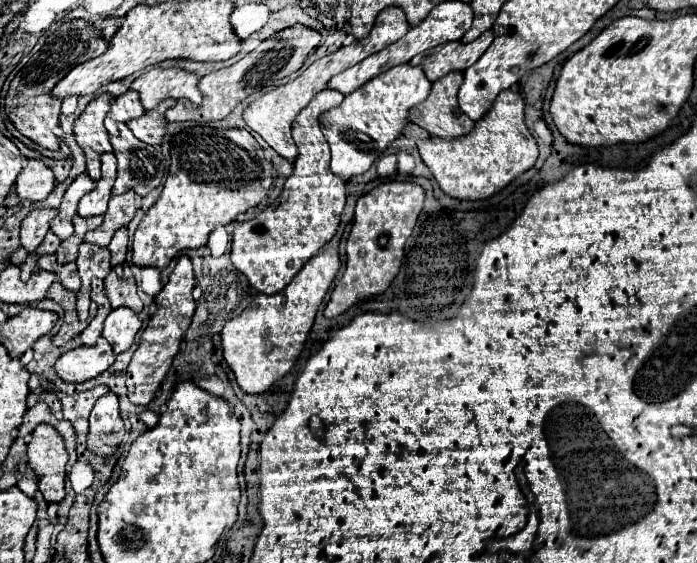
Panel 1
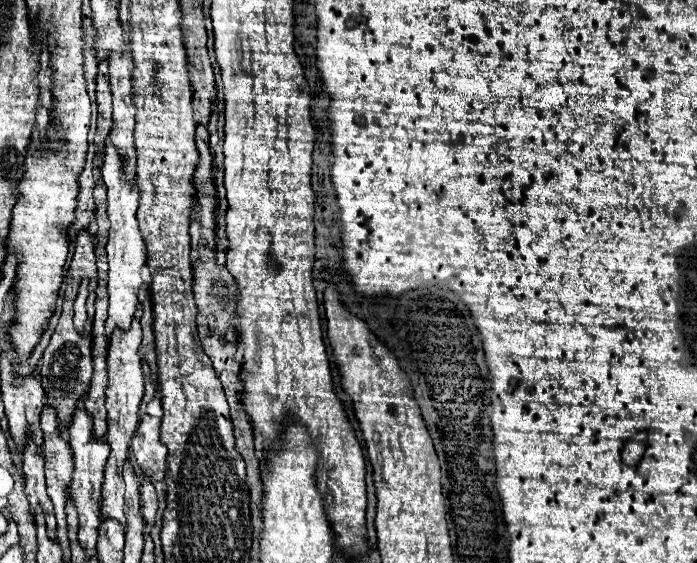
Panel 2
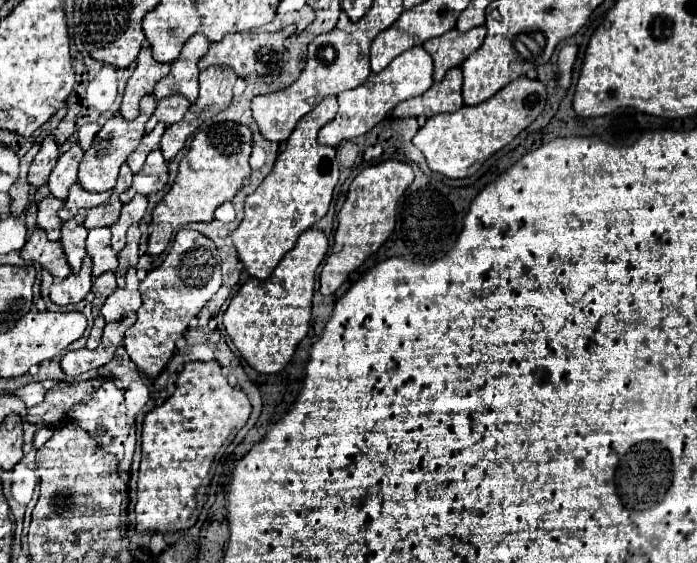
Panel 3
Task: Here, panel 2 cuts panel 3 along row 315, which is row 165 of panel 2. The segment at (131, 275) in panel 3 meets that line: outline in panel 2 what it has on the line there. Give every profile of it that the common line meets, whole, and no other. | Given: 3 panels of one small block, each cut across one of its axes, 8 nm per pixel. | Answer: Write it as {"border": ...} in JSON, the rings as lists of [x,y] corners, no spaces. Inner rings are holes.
{"border":[[[108,134],[108,138],[106,138],[102,180],[108,186],[108,218],[110,218],[110,236],[108,236],[108,244],[106,244],[106,254],[108,254],[108,264],[110,264],[110,270],[108,270],[110,308],[108,308],[106,332],[110,338],[114,328],[128,328],[128,324],[132,324],[132,316],[134,316],[136,304],[138,304],[136,294],[142,286],[140,268],[146,264],[146,246],[138,232],[138,222],[136,222],[140,190],[138,190],[136,182],[130,184],[130,180],[124,172],[124,160],[120,158],[116,146],[112,144],[112,134]]]}

